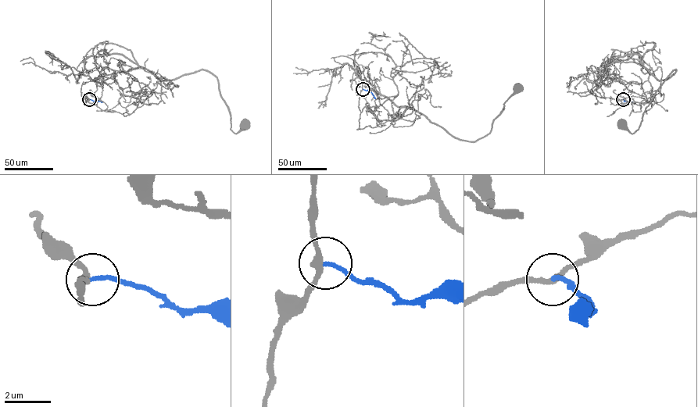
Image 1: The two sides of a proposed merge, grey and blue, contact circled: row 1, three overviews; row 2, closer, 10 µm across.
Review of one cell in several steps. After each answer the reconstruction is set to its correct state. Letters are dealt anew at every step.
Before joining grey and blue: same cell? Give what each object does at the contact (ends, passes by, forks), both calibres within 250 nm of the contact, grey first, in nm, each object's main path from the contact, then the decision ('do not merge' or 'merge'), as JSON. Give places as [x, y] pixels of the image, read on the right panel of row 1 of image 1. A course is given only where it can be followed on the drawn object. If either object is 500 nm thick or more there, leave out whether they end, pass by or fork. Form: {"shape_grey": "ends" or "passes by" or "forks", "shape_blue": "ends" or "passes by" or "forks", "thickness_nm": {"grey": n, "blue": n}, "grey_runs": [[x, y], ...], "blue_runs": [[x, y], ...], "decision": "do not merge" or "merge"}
{"shape_grey": "passes by", "shape_blue": "ends", "thickness_nm": {"grey": 240, "blue": 160}, "grey_runs": [[623, 99], [660, 102], [660, 67], [641, 69], [657, 80], [675, 69], [638, 129], [622, 120]], "blue_runs": [[623, 99], [633, 102]], "decision": "do not merge"}

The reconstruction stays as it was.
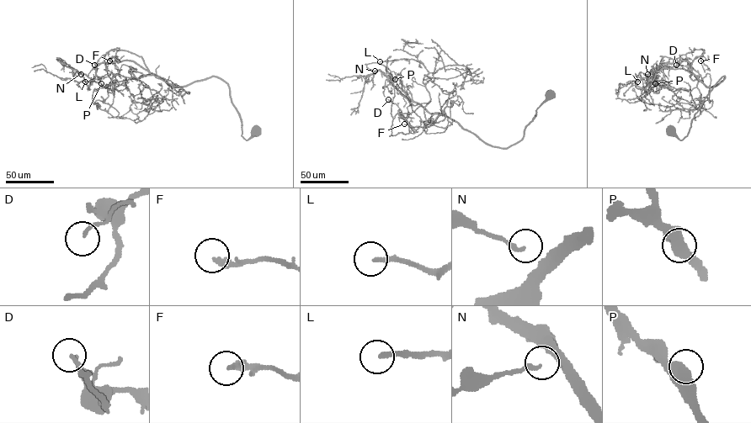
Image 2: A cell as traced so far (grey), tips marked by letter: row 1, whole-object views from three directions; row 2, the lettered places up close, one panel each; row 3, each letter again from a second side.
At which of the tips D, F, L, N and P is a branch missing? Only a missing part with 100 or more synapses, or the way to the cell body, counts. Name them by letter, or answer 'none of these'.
none of these

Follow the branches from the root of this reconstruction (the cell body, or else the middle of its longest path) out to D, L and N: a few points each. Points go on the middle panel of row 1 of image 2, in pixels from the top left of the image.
D: (551, 94), (526, 125), (524, 137), (505, 148), (486, 144), (444, 115), (428, 126), (411, 127), (388, 99)
L: (551, 94), (520, 140), (492, 146), (443, 115), (427, 120), (423, 64), (380, 61)
N: (551, 94), (524, 137), (501, 148), (408, 100), (391, 83), (394, 78), (386, 66), (367, 65), (375, 71)

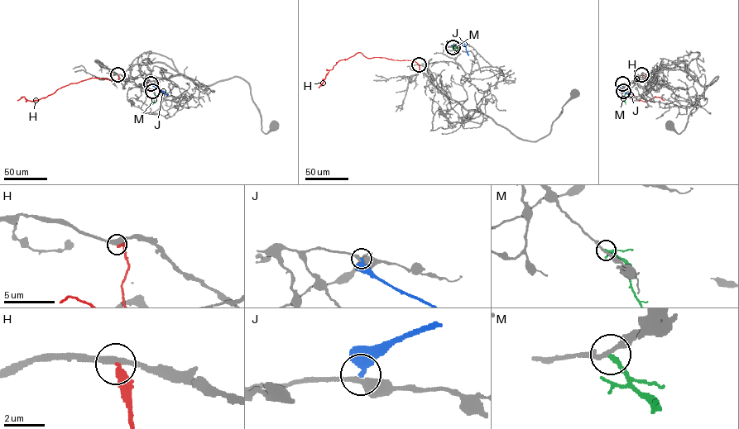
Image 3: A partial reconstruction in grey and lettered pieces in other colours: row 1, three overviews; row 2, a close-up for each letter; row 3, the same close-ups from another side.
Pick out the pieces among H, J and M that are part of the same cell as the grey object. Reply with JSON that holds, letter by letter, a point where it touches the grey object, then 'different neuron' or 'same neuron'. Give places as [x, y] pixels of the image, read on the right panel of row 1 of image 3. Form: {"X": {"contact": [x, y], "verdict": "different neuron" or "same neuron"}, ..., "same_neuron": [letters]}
{"H": {"contact": [641, 74], "verdict": "different neuron"}, "J": {"contact": [622, 83], "verdict": "different neuron"}, "M": {"contact": [623, 91], "verdict": "different neuron"}, "same_neuron": []}

